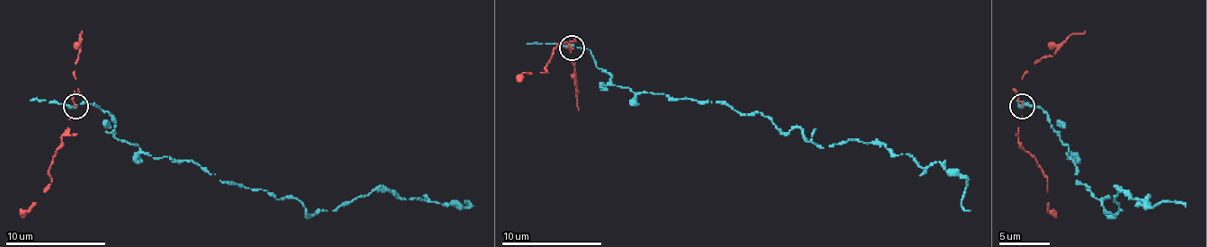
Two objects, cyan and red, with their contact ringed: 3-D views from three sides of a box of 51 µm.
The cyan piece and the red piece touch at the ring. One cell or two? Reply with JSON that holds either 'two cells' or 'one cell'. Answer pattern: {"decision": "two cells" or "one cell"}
{"decision": "two cells"}

